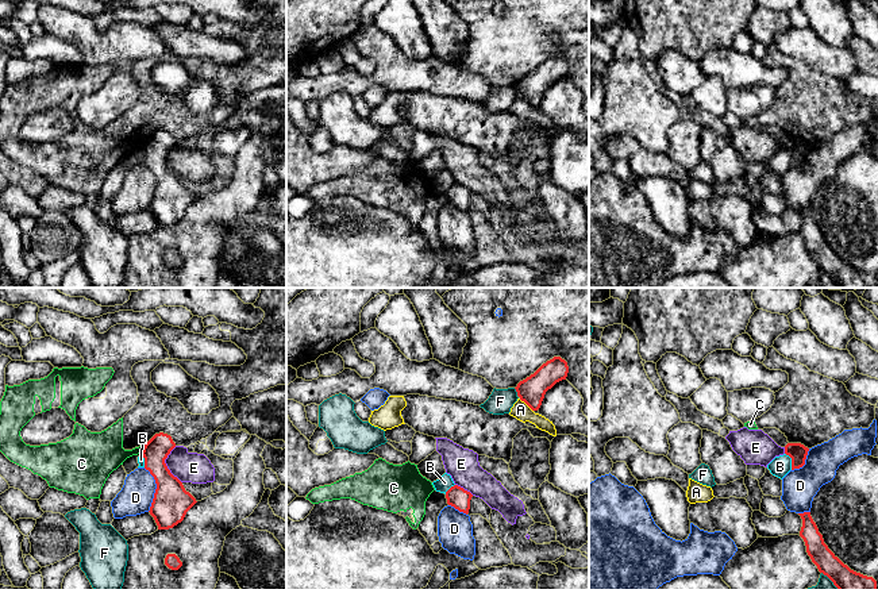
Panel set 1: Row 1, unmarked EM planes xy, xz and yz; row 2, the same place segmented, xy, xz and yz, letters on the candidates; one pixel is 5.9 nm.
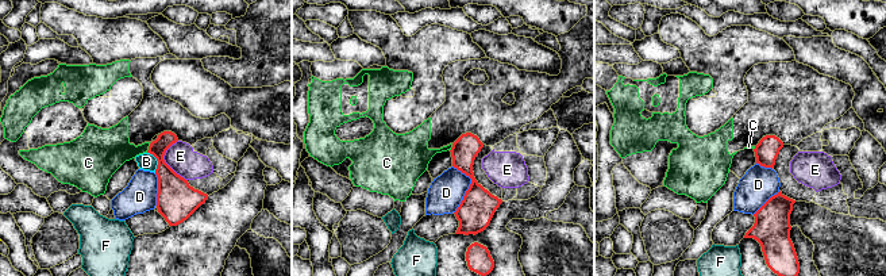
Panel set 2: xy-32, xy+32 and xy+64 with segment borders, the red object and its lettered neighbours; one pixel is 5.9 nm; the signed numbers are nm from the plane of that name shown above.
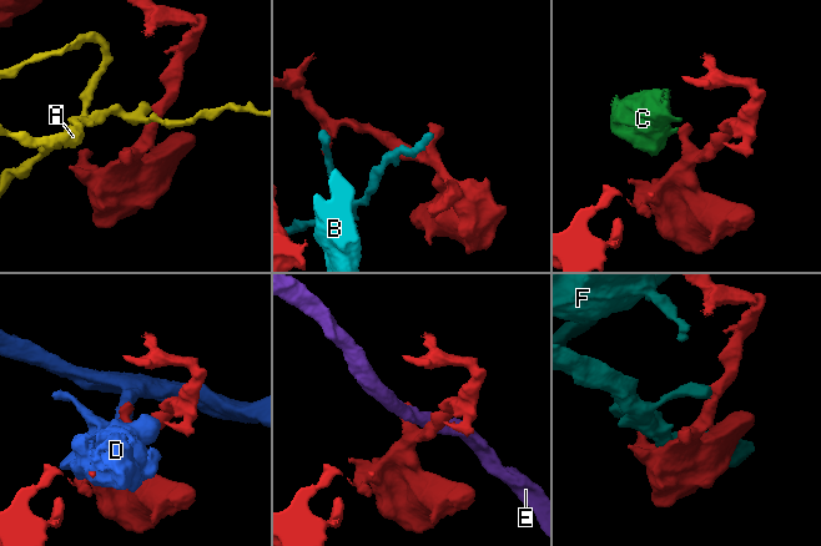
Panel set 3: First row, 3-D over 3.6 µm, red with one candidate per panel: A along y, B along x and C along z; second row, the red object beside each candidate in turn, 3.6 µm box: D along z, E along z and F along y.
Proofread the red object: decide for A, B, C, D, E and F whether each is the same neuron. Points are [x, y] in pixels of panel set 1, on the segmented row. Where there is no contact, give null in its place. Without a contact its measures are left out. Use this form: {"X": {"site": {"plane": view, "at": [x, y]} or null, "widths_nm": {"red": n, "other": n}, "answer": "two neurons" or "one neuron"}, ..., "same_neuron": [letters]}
{"A": {"site": {"plane": "xz", "at": [526, 403]}, "widths_nm": {"red": 160, "other": 100}, "answer": "two neurons"}, "B": {"site": {"plane": "yz", "at": [792, 461]}, "widths_nm": {"red": 110, "other": 120}, "answer": "two neurons"}, "C": {"site": {"plane": "xy", "at": [143, 450]}, "widths_nm": {"red": 150, "other": 260}, "answer": "two neurons"}, "D": {"site": {"plane": "xy", "at": [156, 489]}, "widths_nm": {"red": 220, "other": 200}, "answer": "two neurons"}, "E": {"site": {"plane": "xy", "at": [165, 465]}, "widths_nm": {"red": 220, "other": 180}, "answer": "two neurons"}, "F": {"site": {"plane": "xz", "at": [516, 391]}, "widths_nm": {"red": 160, "other": 150}, "answer": "two neurons"}, "same_neuron": []}

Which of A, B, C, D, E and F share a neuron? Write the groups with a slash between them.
A / B / C / D / E / F

